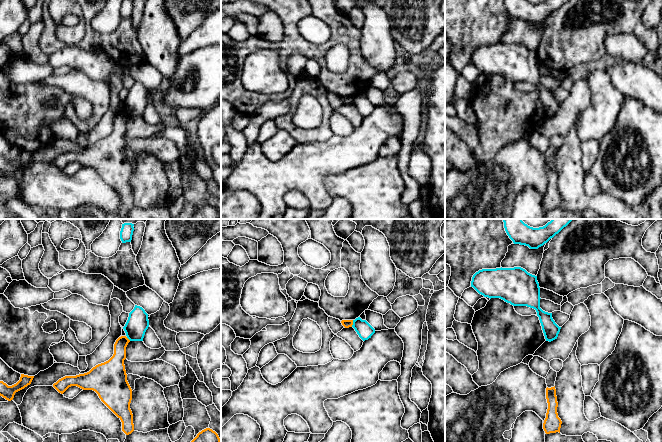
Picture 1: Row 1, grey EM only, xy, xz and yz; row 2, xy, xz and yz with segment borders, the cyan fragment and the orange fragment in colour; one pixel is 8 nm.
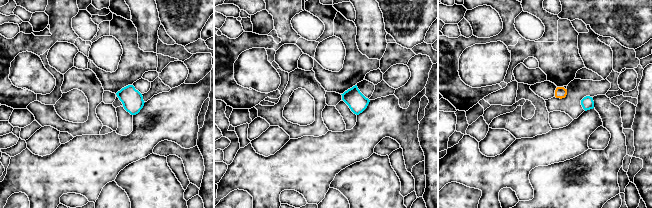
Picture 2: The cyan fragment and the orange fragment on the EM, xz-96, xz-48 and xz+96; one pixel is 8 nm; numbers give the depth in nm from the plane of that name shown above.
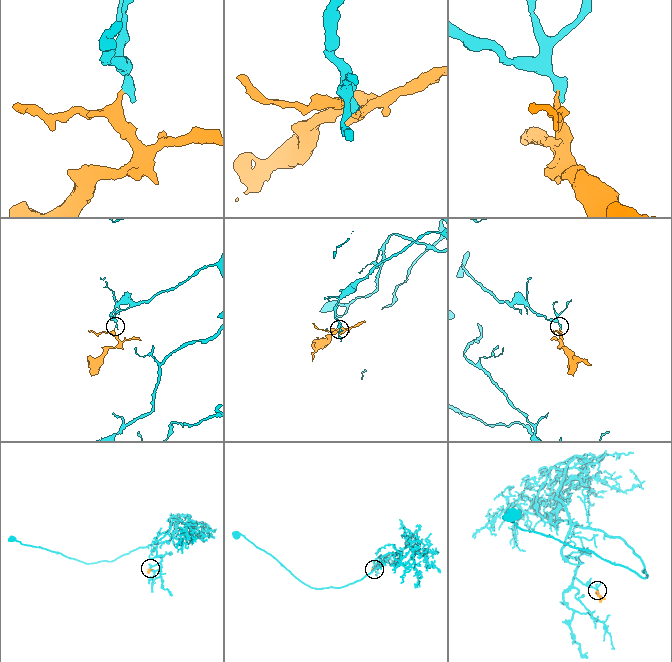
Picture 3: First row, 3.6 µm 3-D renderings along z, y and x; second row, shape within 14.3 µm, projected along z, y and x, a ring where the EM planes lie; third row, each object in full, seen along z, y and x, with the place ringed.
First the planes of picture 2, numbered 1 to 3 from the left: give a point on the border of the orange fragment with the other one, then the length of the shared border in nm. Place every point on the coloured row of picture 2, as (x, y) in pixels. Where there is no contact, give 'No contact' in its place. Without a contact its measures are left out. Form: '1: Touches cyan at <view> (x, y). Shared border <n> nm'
1: No contact
2: No contact
3: No contact

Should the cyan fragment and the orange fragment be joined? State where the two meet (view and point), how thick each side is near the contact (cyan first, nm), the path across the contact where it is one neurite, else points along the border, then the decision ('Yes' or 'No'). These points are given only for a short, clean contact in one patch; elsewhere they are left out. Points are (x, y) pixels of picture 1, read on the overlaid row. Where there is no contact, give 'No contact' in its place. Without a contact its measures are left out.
Touches cyan at xz (353, 323). Thickness 120 nm (cyan) against 60 nm. Boundary: xz (353, 320), (351, 326). No

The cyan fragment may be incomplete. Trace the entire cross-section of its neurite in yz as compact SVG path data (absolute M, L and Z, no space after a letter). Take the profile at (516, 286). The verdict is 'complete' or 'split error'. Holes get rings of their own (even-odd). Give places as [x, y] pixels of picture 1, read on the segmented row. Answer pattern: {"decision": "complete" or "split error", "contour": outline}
{"decision": "complete", "contour": "M521 267L482 269L473 275L471 287L484 297L500 298L513 306L535 309L546 341L557 339L561 327L553 320L552 313L540 308L537 276Z"}

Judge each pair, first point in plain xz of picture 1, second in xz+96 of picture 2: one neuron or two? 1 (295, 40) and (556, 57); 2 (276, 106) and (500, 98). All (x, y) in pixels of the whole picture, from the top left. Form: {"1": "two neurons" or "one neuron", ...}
{"1": "one neuron", "2": "one neuron"}

